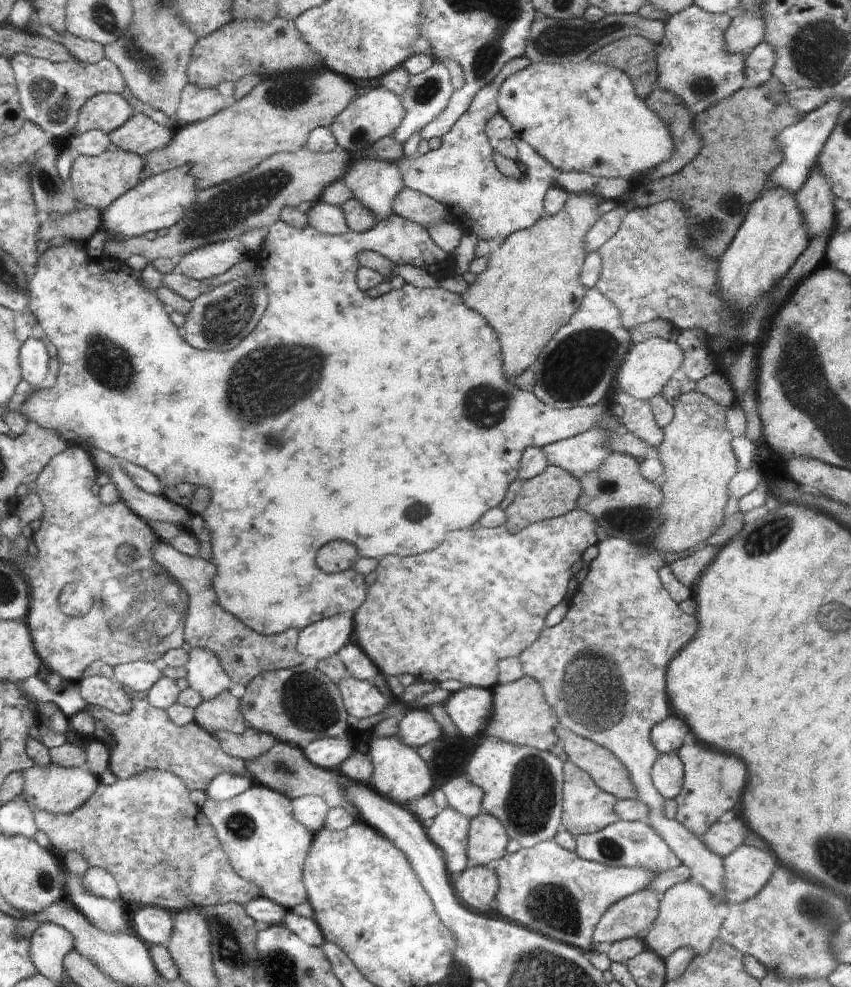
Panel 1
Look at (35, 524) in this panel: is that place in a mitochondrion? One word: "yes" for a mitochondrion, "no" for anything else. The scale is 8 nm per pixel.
no

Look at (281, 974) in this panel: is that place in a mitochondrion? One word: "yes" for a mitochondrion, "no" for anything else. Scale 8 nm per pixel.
yes

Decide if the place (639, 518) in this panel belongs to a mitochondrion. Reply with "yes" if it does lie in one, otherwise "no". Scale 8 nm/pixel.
yes

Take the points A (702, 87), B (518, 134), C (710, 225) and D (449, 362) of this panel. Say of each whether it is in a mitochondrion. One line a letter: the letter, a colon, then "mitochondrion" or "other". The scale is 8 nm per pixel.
A: mitochondrion
B: other
C: mitochondrion
D: other

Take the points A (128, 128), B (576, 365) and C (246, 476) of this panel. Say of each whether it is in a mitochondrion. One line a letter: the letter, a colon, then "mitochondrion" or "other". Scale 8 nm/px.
A: other
B: mitochondrion
C: other

